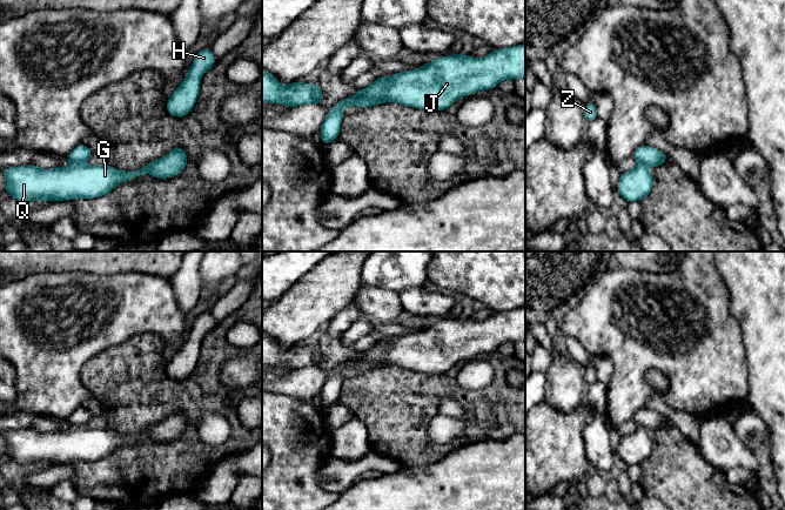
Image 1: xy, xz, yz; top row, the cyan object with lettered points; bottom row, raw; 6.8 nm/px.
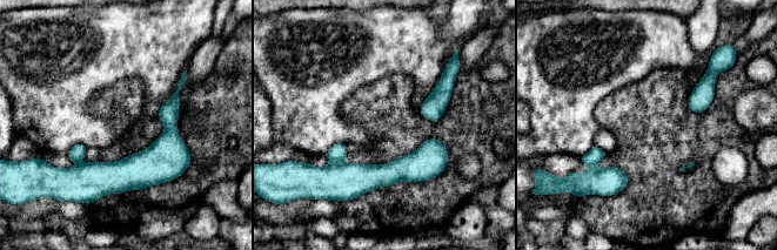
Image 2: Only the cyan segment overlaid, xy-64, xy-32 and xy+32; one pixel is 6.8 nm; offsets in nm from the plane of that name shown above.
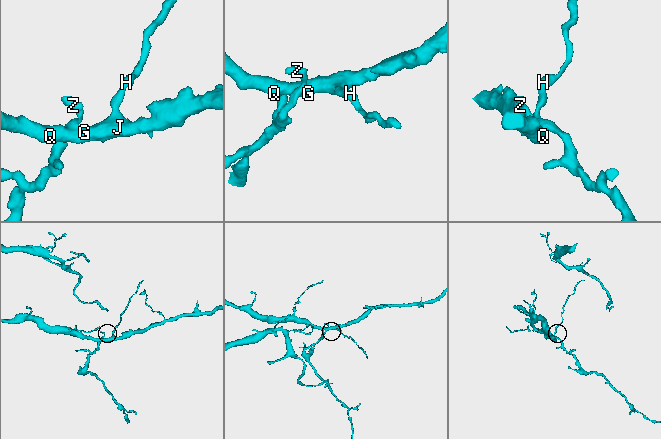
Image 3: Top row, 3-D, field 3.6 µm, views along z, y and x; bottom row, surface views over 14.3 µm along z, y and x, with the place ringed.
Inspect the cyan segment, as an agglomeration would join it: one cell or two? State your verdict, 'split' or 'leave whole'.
split

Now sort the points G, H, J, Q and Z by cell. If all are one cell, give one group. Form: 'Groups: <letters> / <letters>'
Groups: G H J Q / Z

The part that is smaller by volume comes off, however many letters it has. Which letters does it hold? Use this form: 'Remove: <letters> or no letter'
Remove: Z

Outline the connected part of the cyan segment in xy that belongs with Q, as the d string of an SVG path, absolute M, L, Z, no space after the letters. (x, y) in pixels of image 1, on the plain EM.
M182 410L172 412L165 420L148 425L135 435L119 434L108 428L76 428L42 432L35 428L6 430L6 456L19 464L63 464L95 462L113 454L119 447L142 437L159 442L173 441L187 429Z

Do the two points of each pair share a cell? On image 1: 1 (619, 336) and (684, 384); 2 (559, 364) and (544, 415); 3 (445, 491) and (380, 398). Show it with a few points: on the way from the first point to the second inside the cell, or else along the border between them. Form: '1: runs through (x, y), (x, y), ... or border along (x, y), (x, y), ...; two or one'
1: runs through (636, 342), (649, 349), (669, 368); one
2: border along (545, 398), (563, 411), (571, 411), (575, 408); two
3: border along (451, 451), (433, 463), (402, 467); two

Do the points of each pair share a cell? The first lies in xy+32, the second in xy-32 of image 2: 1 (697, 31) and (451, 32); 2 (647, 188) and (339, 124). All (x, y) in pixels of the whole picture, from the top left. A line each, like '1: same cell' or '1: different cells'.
1: different cells
2: different cells

